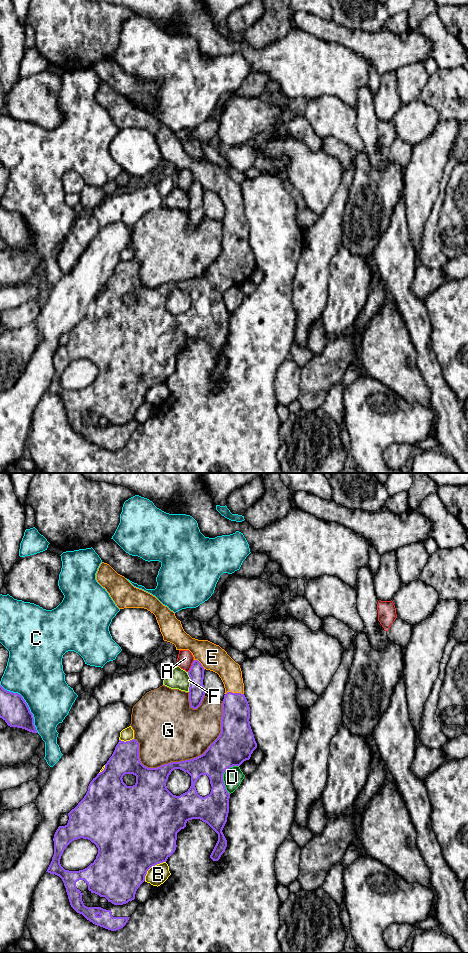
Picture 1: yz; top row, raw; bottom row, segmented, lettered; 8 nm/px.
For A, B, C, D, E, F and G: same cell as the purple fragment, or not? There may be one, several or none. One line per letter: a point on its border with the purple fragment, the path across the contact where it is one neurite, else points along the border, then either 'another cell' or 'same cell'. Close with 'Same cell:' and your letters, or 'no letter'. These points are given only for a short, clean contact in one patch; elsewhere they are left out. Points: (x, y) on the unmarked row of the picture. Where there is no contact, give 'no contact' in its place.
A: contact yz (191, 186); another cell
B: contact yz (151, 386); another cell
C: contact yz (26, 224); another cell
D: contact yz (222, 296); another cell
E: contact yz (234, 213); same cell
F: contact yz (190, 202); another cell
G: contact yz (198, 276); another cell
Same cell: E

